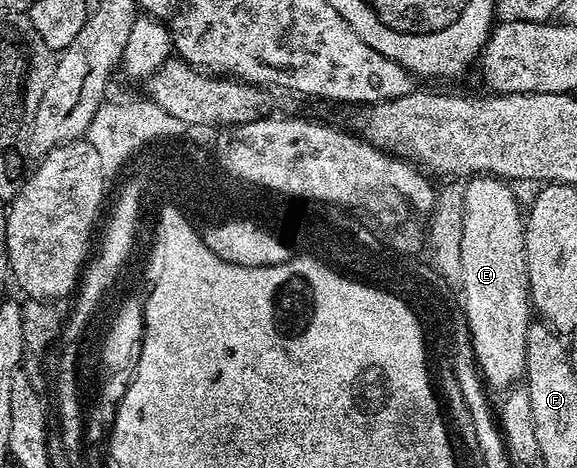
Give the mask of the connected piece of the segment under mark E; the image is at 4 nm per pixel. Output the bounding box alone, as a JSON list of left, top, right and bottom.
[458,175,530,389]

